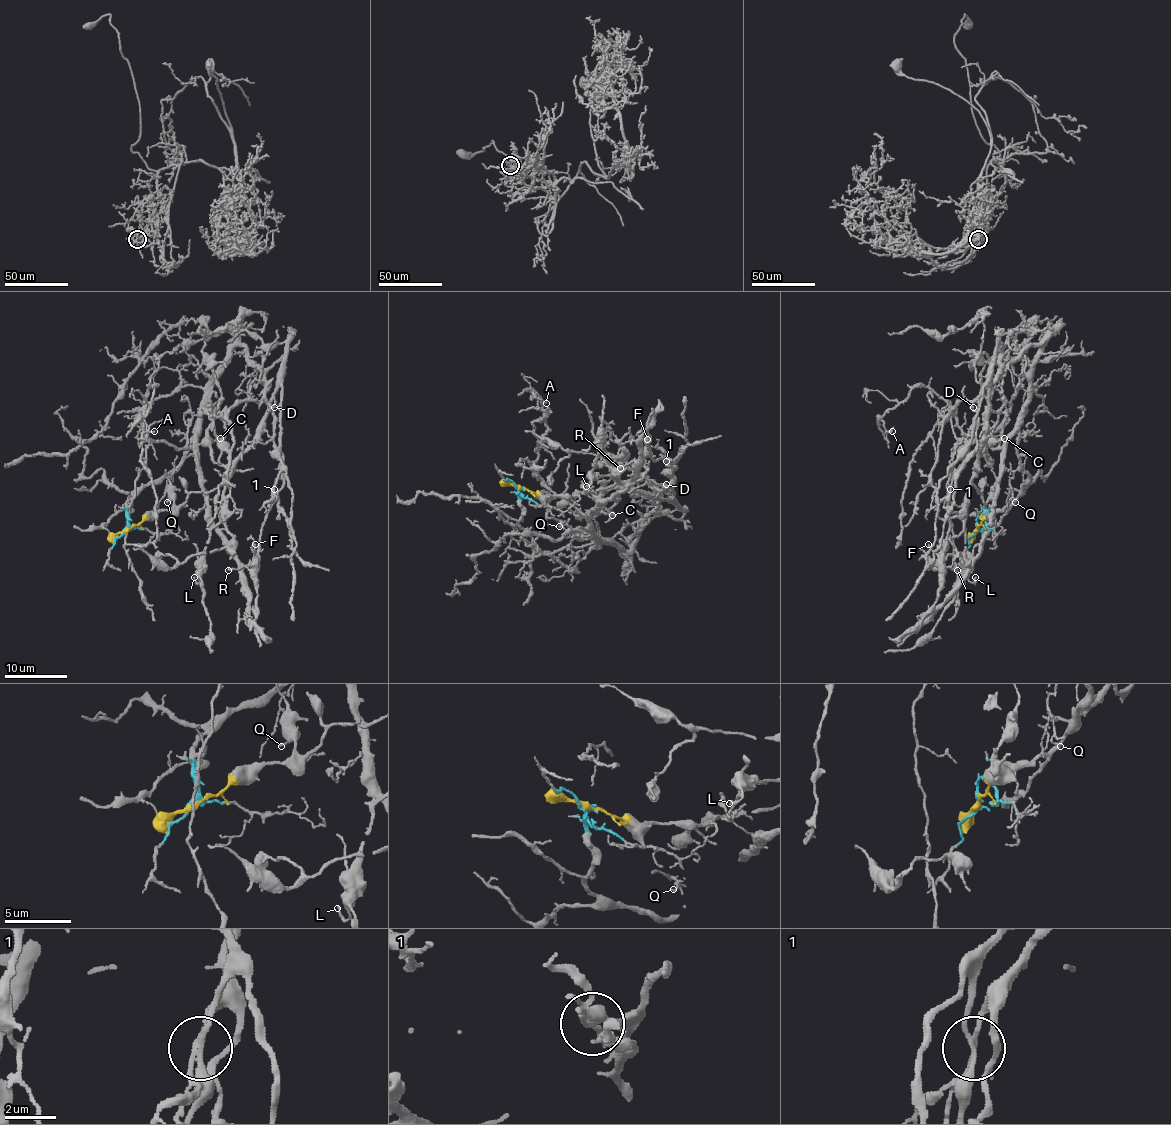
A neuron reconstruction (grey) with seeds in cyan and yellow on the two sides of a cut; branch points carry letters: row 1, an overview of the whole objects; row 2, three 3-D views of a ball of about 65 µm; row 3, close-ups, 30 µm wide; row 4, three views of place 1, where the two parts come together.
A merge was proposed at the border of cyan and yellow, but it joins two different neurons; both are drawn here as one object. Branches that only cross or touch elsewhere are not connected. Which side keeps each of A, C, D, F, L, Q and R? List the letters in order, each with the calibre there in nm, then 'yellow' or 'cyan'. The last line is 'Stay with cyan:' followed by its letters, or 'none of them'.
A: 80 nm thick; cyan
C: 140 nm thick; yellow
D: 120 nm thick; cyan
F: 130 nm thick; yellow
L: 170 nm thick; yellow
Q: 140 nm thick; cyan
R: 190 nm thick; yellow
Stay with cyan: A, D, Q

